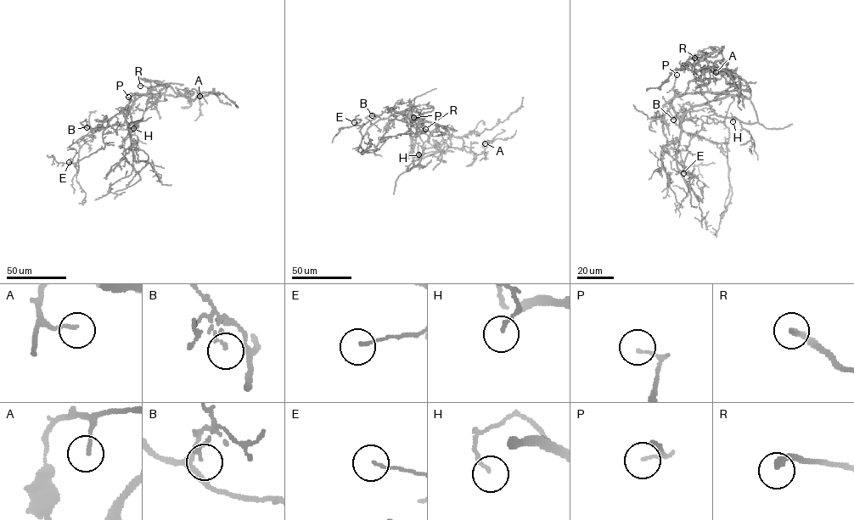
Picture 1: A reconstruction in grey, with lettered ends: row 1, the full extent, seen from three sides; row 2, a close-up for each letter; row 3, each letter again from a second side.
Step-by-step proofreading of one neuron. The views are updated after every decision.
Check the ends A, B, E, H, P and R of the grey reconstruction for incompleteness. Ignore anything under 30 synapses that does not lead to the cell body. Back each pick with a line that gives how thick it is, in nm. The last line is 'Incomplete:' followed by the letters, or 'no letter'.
Incomplete: no letter

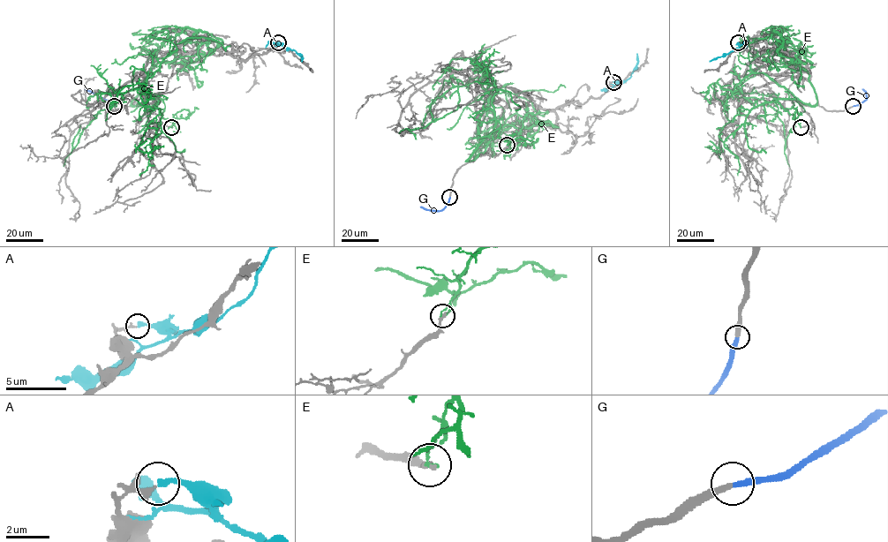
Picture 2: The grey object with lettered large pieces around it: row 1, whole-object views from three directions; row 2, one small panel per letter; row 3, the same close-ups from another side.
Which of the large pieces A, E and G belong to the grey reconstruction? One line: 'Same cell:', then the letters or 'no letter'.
Same cell: G

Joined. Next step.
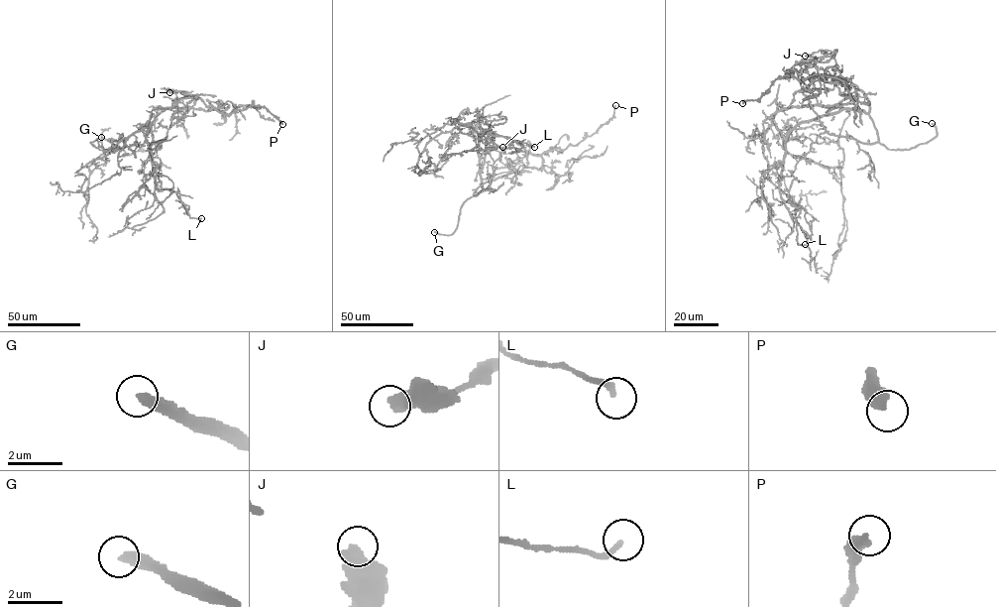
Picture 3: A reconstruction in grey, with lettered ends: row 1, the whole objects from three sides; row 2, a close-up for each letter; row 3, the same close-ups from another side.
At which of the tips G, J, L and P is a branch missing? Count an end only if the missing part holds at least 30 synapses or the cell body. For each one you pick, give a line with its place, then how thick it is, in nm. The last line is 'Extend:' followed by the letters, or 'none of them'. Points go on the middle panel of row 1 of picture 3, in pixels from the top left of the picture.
G: at (434, 232); 360 nm thick
Extend: G

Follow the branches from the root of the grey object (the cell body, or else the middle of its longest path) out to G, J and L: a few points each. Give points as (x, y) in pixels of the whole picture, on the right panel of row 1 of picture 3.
G: (834, 107), (863, 110), (872, 121), (879, 142), (888, 149), (910, 149), (927, 143), (937, 134), (932, 123)
J: (834, 107), (868, 112), (869, 101), (847, 79), (818, 76), (815, 63), (828, 61), (830, 51), (805, 56)
L: (834, 107), (842, 109), (801, 121), (786, 140), (778, 182), (780, 194), (797, 208), (797, 244), (805, 244)

